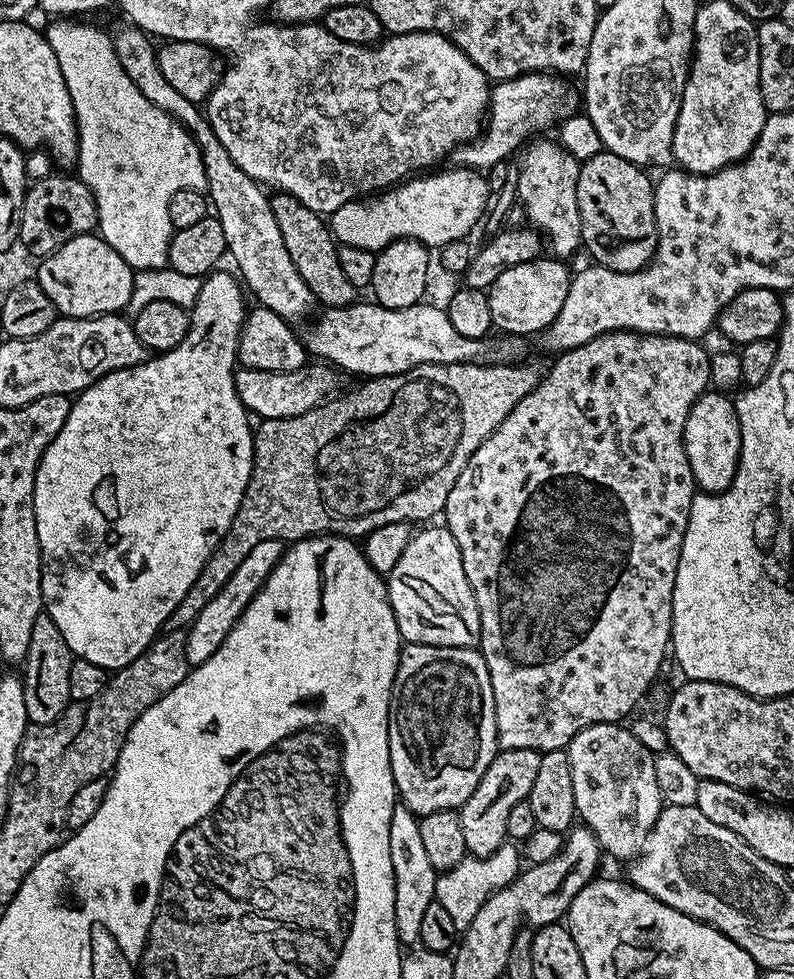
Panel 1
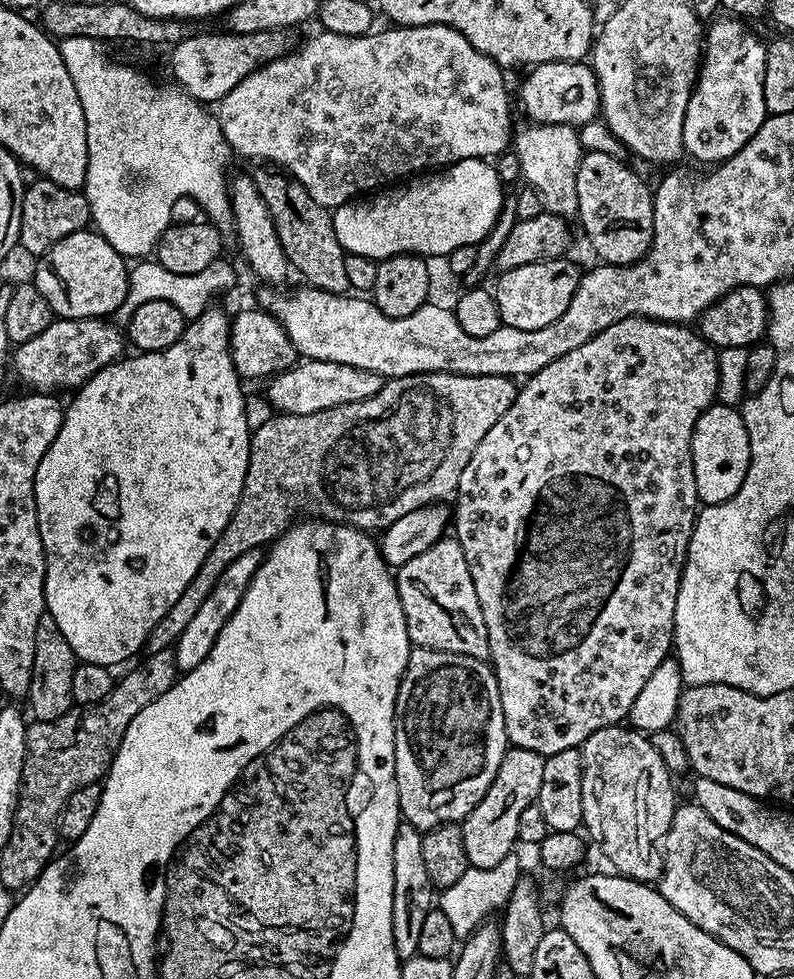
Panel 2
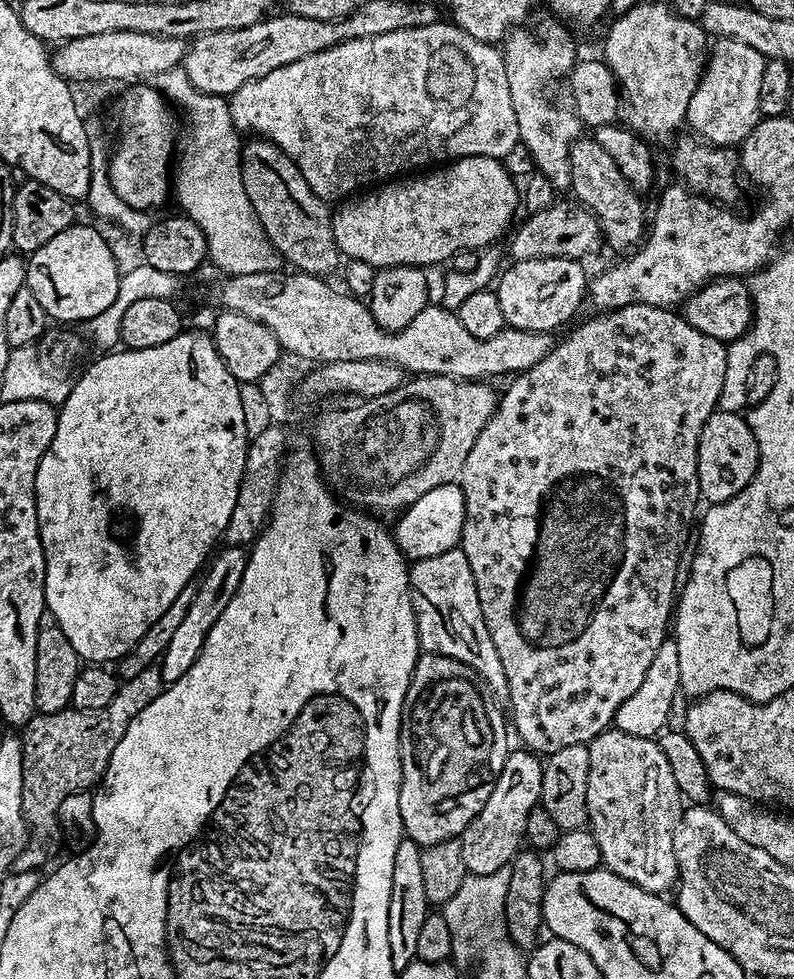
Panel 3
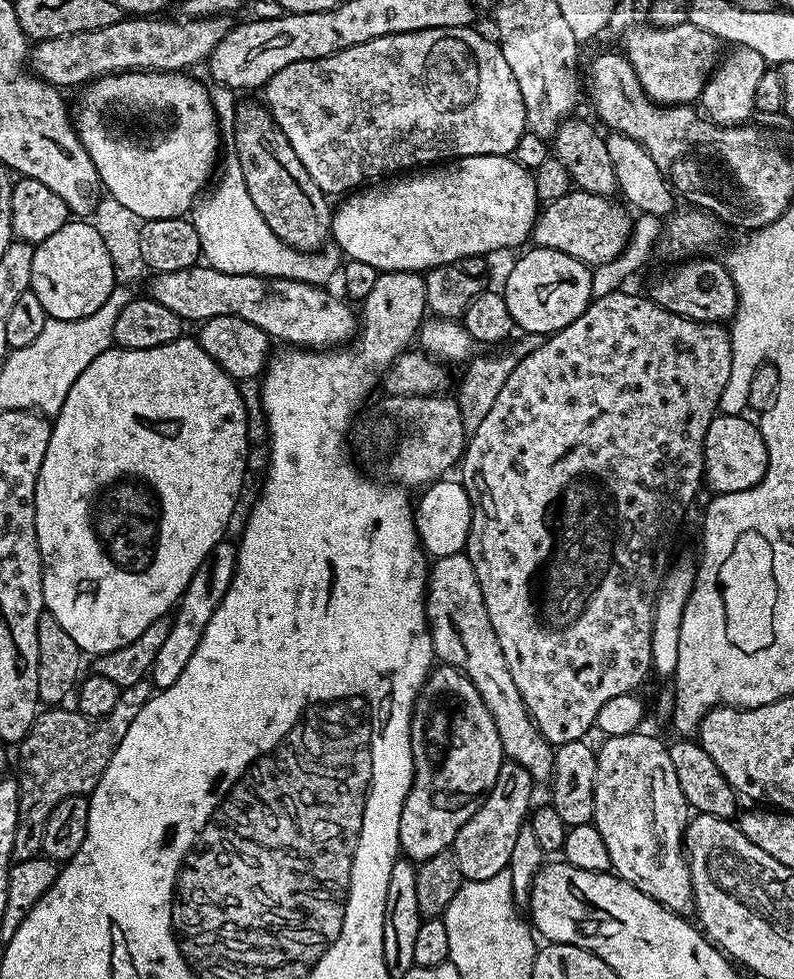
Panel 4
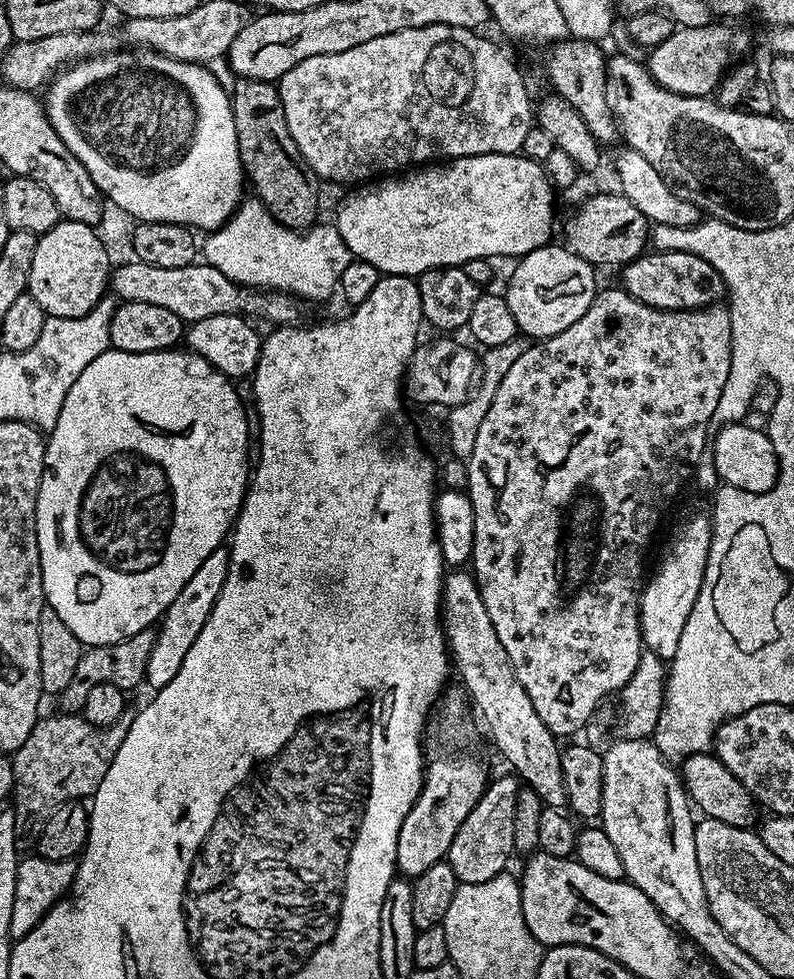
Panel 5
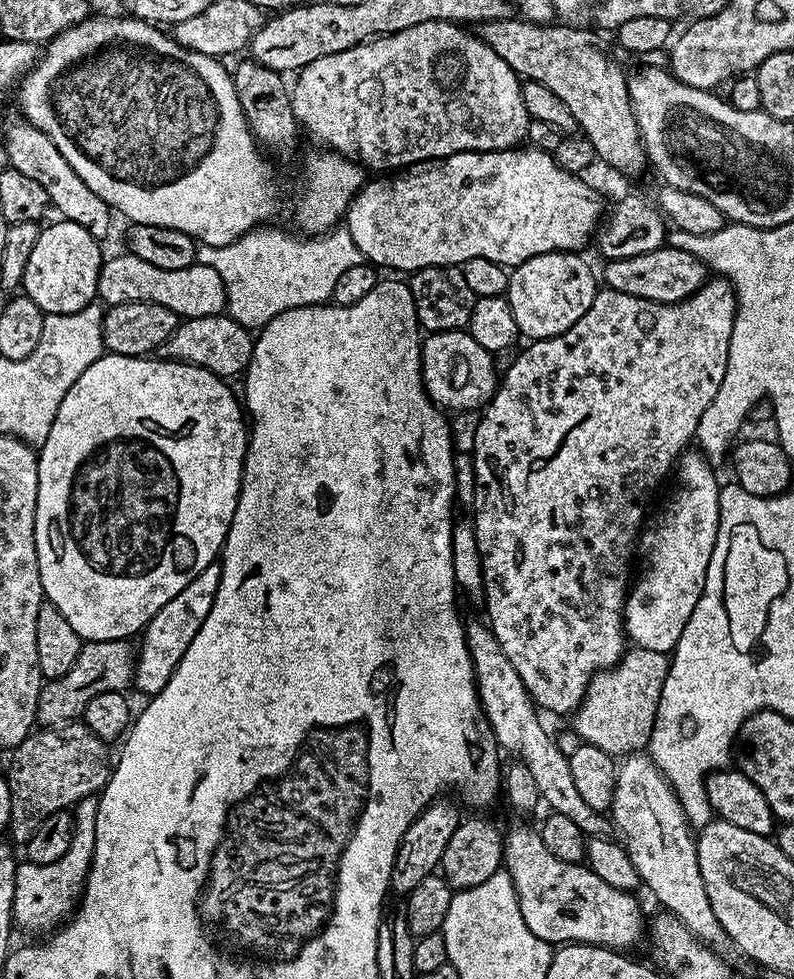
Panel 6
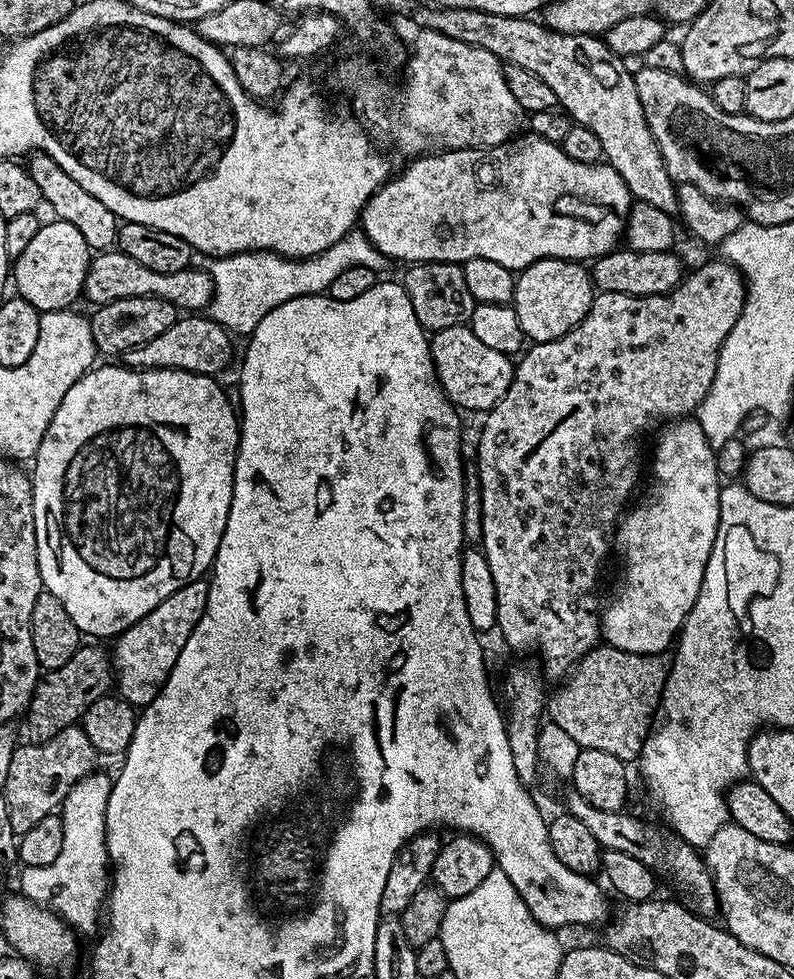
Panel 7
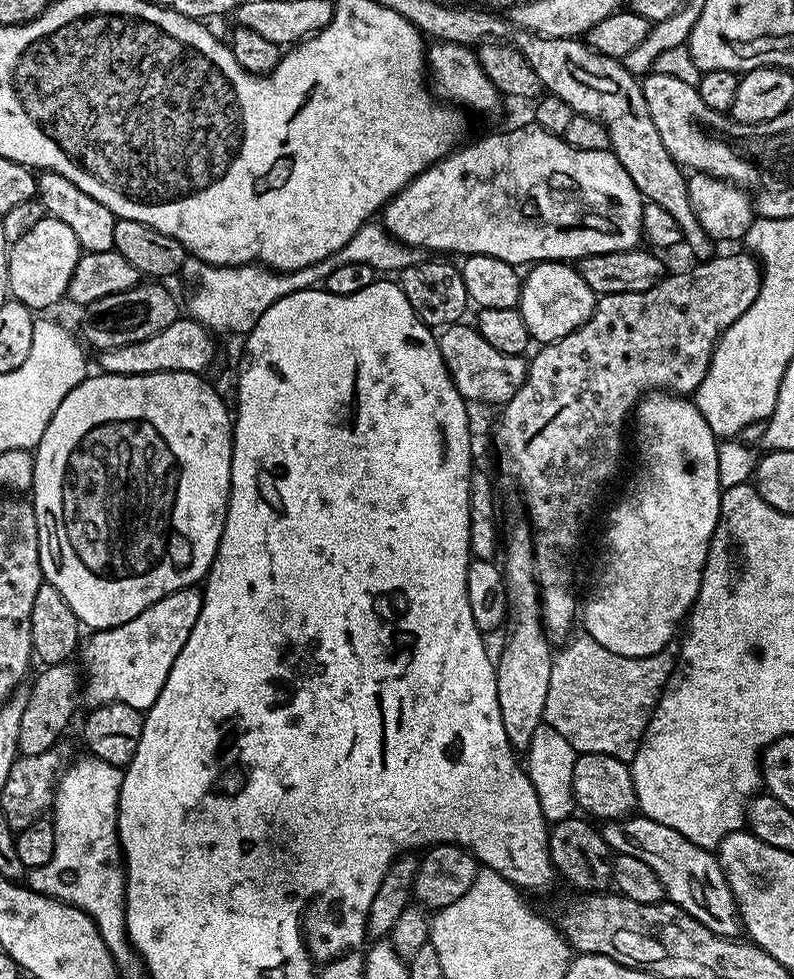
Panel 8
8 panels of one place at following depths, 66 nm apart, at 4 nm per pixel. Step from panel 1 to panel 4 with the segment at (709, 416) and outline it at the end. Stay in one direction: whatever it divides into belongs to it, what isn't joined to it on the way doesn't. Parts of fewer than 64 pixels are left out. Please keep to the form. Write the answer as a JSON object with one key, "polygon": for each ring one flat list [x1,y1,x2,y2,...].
{"polygon":[[718,414,710,422,704,439,704,480,713,493,750,490,766,474,768,451,759,427,744,416]]}

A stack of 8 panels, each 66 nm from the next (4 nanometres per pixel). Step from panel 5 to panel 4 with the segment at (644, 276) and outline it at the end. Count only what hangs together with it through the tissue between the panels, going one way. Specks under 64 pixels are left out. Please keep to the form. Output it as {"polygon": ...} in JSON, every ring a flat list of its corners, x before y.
{"polygon":[[684,258,673,268,668,268,652,284,650,299,660,308,673,312,686,320,710,320,728,322,736,315,738,290,728,268,719,259]]}

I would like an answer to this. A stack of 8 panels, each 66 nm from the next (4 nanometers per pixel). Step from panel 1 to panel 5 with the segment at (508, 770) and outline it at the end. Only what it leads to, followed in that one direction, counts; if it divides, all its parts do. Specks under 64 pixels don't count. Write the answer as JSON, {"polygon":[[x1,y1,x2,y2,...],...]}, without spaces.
{"polygon":[[515,775,500,776,485,788,478,806,466,814,466,822,458,826,454,842,446,857,461,885,470,886,474,882,486,882,509,866,508,859,514,856,514,808,518,802,522,784]]}

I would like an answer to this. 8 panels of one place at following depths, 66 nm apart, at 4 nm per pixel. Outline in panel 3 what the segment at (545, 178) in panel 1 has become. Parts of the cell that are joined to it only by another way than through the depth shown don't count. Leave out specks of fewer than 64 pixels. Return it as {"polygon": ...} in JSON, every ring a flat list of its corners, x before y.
{"polygon":[[540,20,531,32,520,26,507,37,502,48,506,66,506,82,510,82,510,98,514,101,514,114,518,114,520,143,525,144,540,172,557,190,571,189,571,146,582,136,579,116,571,107,548,100,547,88,552,80,567,77,578,63,576,44,562,25,554,20]]}

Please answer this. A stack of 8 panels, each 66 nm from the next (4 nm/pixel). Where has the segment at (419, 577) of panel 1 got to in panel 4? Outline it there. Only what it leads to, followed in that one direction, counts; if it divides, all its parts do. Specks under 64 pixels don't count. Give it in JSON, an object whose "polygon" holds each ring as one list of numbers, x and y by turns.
{"polygon":[[464,552,441,556,431,565,428,573,426,589,426,607,428,609,428,626,432,633,432,650,440,664,448,664,465,672,474,682,478,694,482,694,482,702,486,702,486,710,494,718,494,726,498,728,498,738,502,738,505,757,511,763,526,766,533,781,551,781,554,766,554,748,548,739,536,729,536,723,526,710,526,702,522,694,518,694,518,686,514,686,514,677,510,675,510,666,506,666,506,654,502,654,502,646,494,634,494,626,490,626,490,618,486,614,486,606,482,602,482,590,478,578,474,574,474,566]]}

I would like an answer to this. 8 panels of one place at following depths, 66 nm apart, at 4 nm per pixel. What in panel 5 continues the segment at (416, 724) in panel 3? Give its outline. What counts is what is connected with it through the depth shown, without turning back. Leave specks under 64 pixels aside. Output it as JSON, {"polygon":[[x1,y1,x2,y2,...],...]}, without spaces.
{"polygon":[[449,687,443,693,438,704,440,720,444,724,437,726,436,736,444,743,444,752,438,753,433,760,431,757,427,761,424,770,424,786,410,814,406,814,398,830,396,872,404,878,415,878,447,857,450,842,454,842,454,834,458,834,458,826,462,826,462,822,466,822,466,814,470,814,470,810,478,806,485,788,490,783,490,775,488,776,487,770,484,769,483,762,474,753,468,752,467,744,472,732,468,729,467,722,458,721,456,728,448,725,455,722,456,716,462,715,467,708,470,708,465,693,459,687,451,688]]}

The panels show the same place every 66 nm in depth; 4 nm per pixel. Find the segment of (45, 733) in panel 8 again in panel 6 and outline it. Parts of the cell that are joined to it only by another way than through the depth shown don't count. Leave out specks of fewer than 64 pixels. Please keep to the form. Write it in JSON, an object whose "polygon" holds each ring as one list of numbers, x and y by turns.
{"polygon":[[89,640,81,643,74,666,70,666,66,674,47,681,41,687,36,707,36,724,40,728,59,728,62,724,71,724,83,717,86,705,90,702,90,698,94,698,94,694,99,692,127,693,128,687,131,689,134,684,134,648,130,645,128,640]]}

